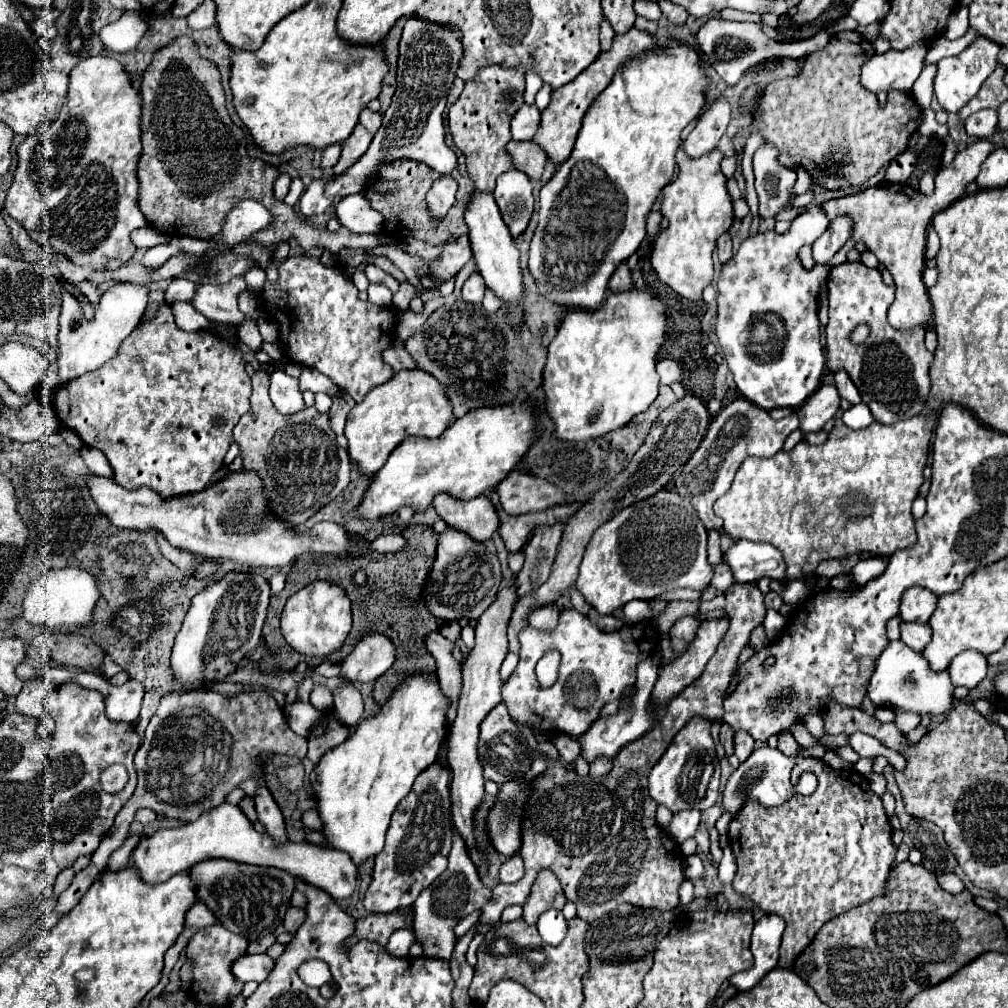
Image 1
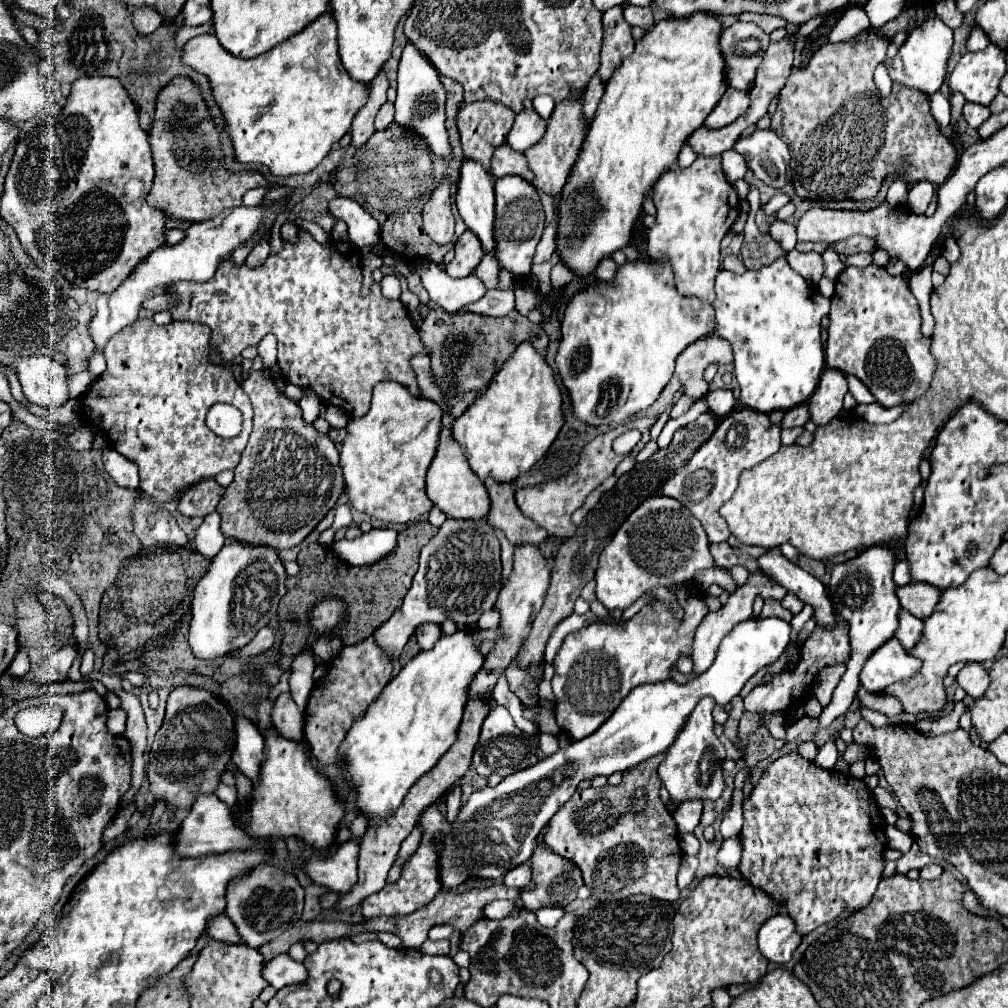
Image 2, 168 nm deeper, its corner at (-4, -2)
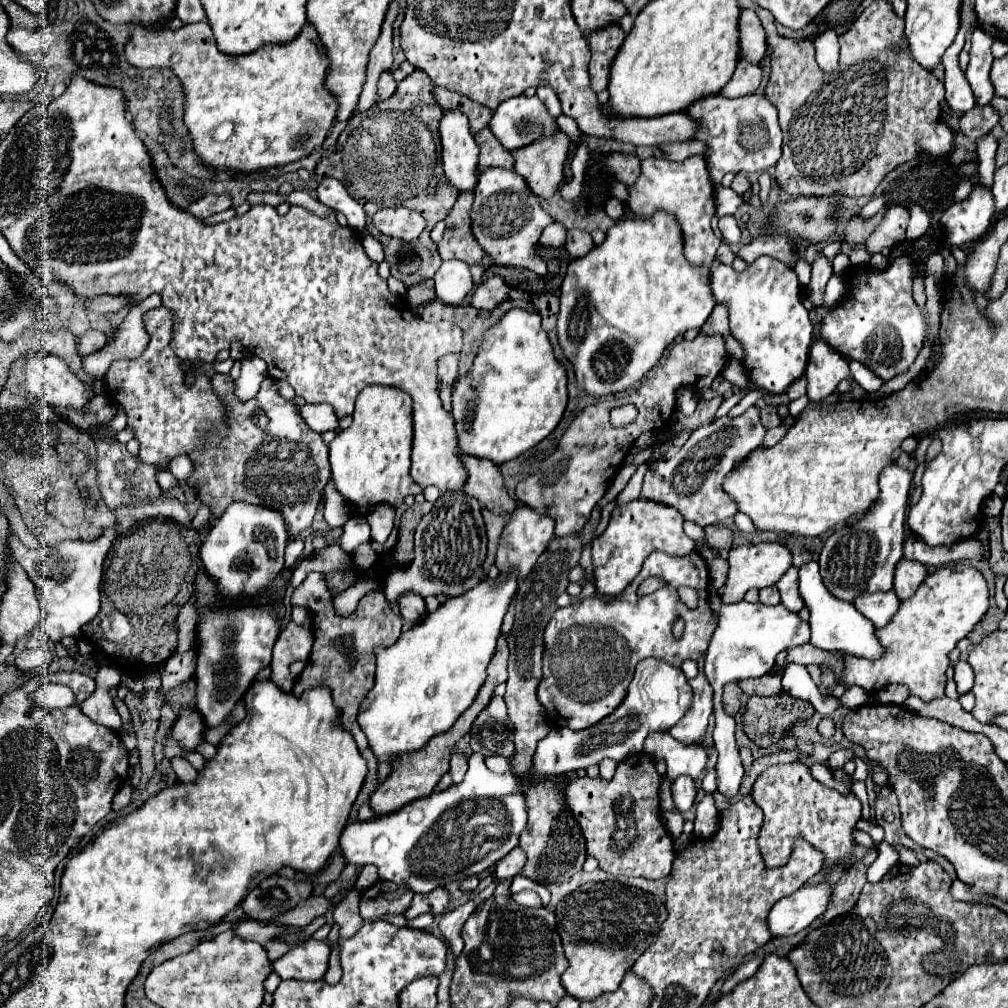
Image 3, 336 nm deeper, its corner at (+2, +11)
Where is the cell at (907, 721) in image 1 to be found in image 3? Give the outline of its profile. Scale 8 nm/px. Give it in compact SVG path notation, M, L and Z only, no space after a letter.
M965 563L941 567L925 577L915 595L901 601L901 607L889 621L889 627L875 629L881 647L885 647L885 655L871 661L841 653L845 669L837 683L847 687L857 685L867 693L877 693L891 683L903 683L909 687L911 695L921 697L925 703L933 701L935 697L943 697L949 653L955 649L957 641L975 629L987 609L989 589L977 569L967 567Z

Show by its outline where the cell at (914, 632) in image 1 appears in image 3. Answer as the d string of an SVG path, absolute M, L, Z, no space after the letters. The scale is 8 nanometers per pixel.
M887 591L887 593L861 595L861 599L857 599L855 605L857 611L861 611L861 615L865 615L875 623L875 627L883 627L891 621L895 611L899 609L899 599L893 591Z

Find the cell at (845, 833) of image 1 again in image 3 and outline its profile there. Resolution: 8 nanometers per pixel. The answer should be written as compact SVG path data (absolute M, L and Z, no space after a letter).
M805 763L769 767L753 785L751 797L763 809L765 821L759 833L759 849L767 867L781 867L789 861L793 841L803 837L817 851L825 853L825 867L847 863L853 853L851 831L861 817L861 801L849 793L841 795L819 783Z

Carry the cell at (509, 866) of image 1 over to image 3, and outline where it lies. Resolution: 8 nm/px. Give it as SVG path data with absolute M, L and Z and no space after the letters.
M517 847L517 851L509 851L509 855L505 855L505 859L501 859L501 863L495 865L495 879L497 881L513 879L515 875L521 873L525 861L527 861L527 857L519 847Z

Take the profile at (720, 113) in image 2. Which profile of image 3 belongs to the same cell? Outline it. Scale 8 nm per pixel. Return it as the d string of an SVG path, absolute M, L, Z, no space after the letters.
M741 61L735 69L735 75L731 81L721 89L721 95L725 97L743 97L749 93L755 93L763 81L763 67Z

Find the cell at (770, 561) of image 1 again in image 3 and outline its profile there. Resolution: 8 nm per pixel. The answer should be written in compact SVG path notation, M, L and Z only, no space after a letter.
M811 561L801 567L799 591L807 609L811 611L809 625L811 625L811 643L815 647L827 651L843 651L865 659L879 659L883 655L883 647L877 643L875 637L875 625L867 617L863 617L851 603L841 603L841 599L833 599L833 595L825 589L821 581L817 561Z

